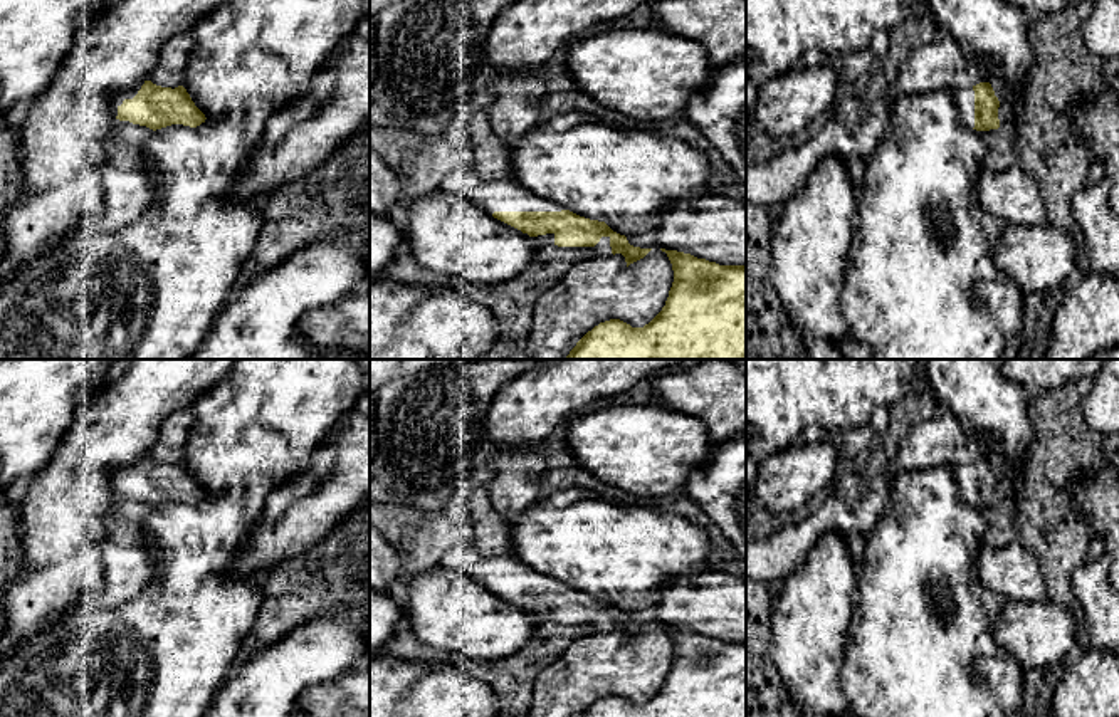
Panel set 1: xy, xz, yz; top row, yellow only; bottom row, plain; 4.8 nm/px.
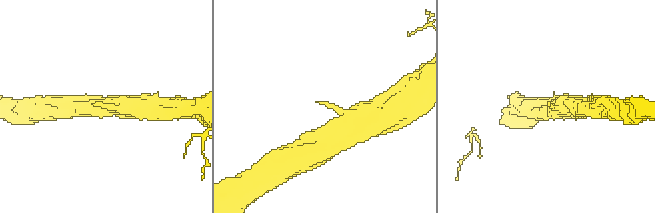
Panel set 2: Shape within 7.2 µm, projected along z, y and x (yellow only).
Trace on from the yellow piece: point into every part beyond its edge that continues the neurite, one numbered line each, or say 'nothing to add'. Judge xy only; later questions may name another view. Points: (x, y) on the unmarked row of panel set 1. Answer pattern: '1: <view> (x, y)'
1: xy (116, 474)

